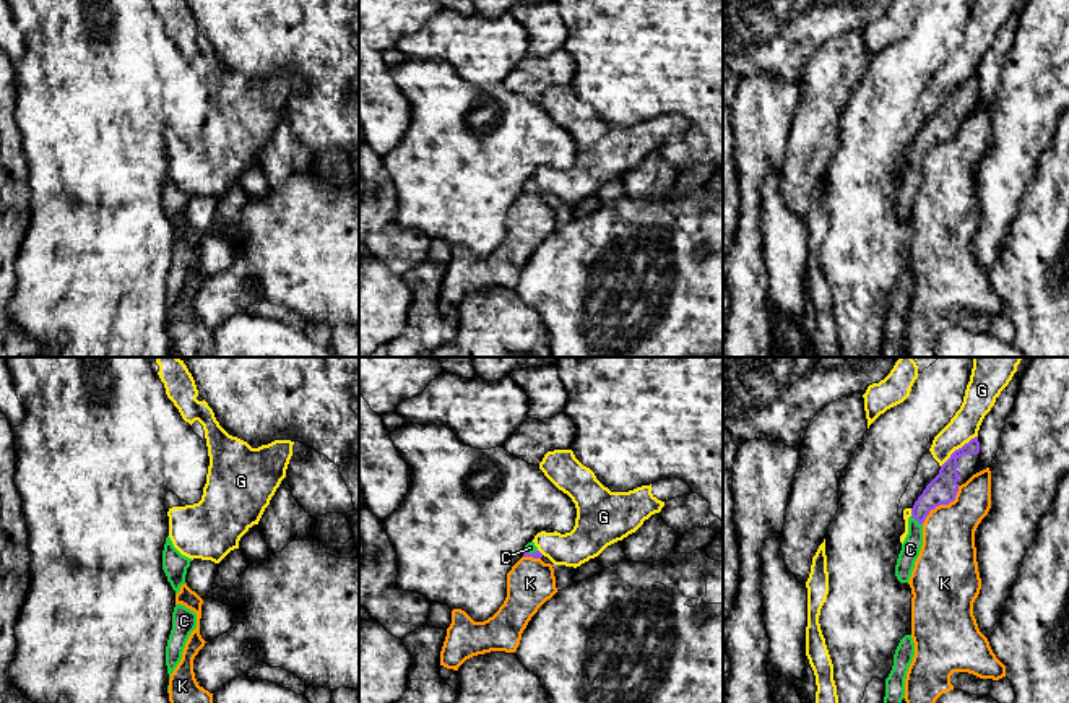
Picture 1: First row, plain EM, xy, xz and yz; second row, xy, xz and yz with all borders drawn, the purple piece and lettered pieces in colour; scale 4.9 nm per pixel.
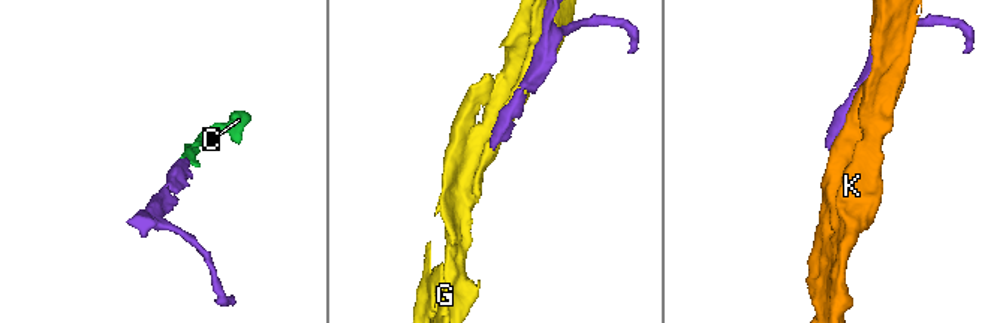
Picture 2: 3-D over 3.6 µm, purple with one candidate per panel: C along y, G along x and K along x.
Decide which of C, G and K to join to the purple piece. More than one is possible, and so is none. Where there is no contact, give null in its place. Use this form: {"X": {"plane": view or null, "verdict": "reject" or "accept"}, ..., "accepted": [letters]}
{"C": {"plane": "yz", "verdict": "accept"}, "G": {"plane": "yz", "verdict": "reject"}, "K": {"plane": "yz", "verdict": "reject"}, "accepted": ["C"]}

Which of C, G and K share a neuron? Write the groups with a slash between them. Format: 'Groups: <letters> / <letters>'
Groups: C / G / K

